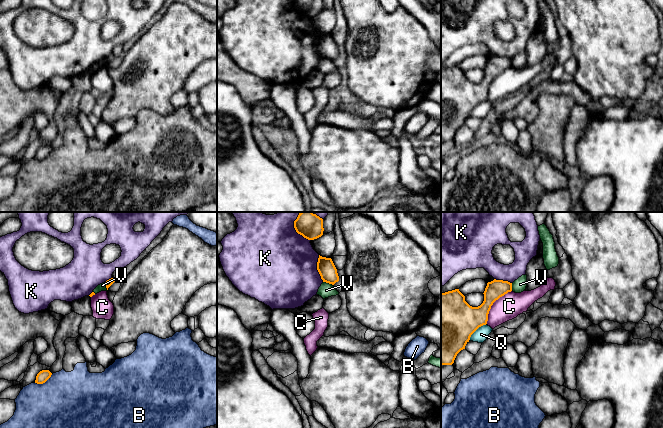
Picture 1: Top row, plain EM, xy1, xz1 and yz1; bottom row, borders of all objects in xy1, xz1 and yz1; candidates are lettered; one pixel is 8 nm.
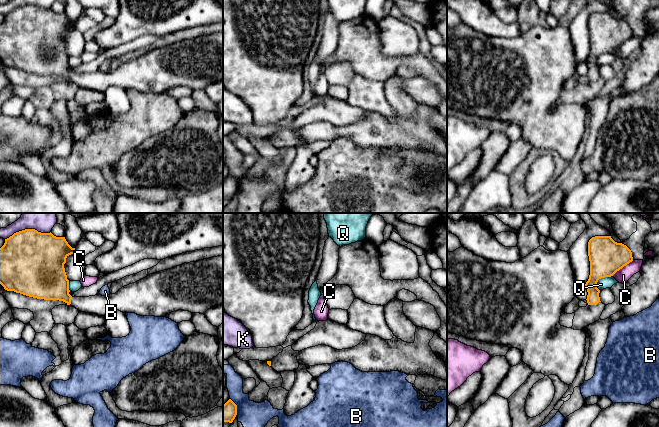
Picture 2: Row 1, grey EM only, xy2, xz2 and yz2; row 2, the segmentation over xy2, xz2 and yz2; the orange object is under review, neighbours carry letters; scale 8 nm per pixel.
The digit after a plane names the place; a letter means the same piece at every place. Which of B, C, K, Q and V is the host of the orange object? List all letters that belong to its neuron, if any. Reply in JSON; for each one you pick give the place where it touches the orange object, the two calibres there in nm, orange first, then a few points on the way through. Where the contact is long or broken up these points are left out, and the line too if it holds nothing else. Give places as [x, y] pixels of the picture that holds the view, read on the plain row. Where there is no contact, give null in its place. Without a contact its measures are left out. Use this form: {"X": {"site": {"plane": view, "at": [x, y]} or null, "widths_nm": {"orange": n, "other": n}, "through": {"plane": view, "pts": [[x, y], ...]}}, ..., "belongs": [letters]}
{"belongs": []}

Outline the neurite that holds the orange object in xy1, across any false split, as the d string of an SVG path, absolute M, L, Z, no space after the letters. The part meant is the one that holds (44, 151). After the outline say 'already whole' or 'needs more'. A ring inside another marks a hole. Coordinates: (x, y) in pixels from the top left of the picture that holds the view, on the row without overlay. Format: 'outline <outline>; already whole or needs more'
outline M42 146L37 150L35 159L43 160L51 153L51 151L52 149L49 146Z; already whole

